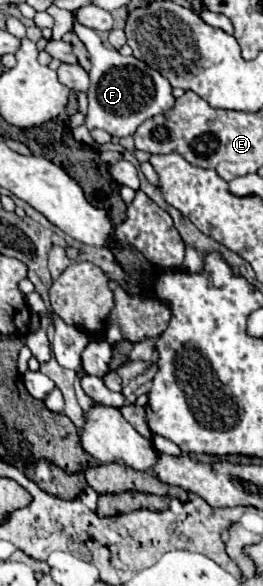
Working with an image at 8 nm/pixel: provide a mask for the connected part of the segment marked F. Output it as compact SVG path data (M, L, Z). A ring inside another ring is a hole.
M74 22L76 36L84 42L90 54L92 70L90 70L90 88L88 88L88 114L86 114L86 126L102 128L112 136L130 136L136 132L136 128L156 114L168 112L176 98L172 96L172 86L168 78L164 78L158 70L150 68L142 60L136 60L134 56L122 56L114 48L106 48L98 34L78 22Z

